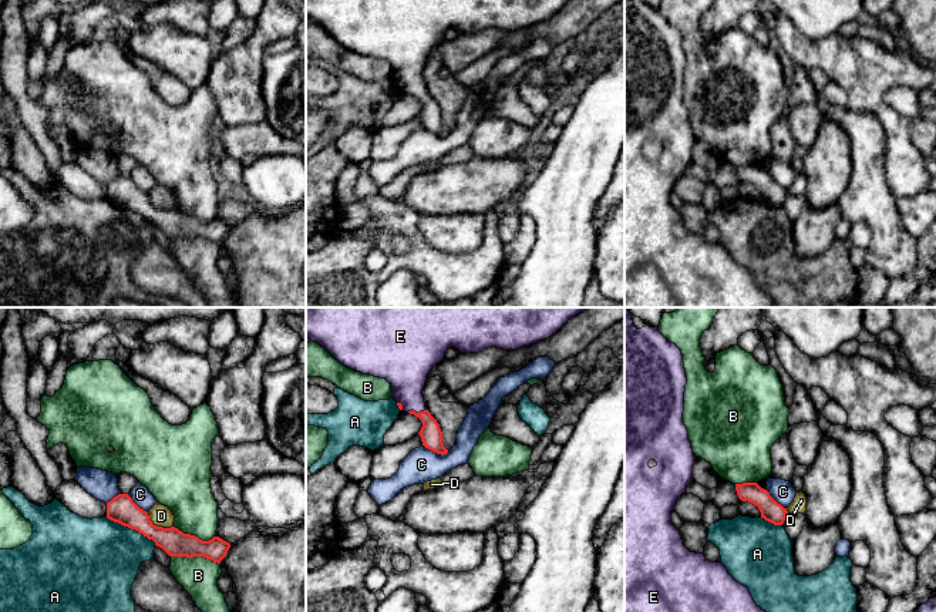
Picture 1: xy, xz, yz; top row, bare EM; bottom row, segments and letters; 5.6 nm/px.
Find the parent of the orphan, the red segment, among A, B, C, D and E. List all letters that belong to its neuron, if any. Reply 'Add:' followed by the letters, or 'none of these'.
Add: E

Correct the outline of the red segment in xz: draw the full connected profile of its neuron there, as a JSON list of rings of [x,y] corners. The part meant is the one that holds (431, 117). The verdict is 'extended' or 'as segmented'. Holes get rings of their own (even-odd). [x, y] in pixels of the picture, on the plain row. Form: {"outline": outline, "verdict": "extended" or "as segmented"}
{"outline": [[[306,0],[306,17],[324,28],[343,47],[385,60],[401,93],[414,95],[422,104],[422,127],[437,135],[447,135],[442,112],[427,91],[422,70],[430,51],[444,41],[451,28],[461,34],[479,34],[496,28],[516,31],[555,16],[570,0]]], "verdict": "extended"}

